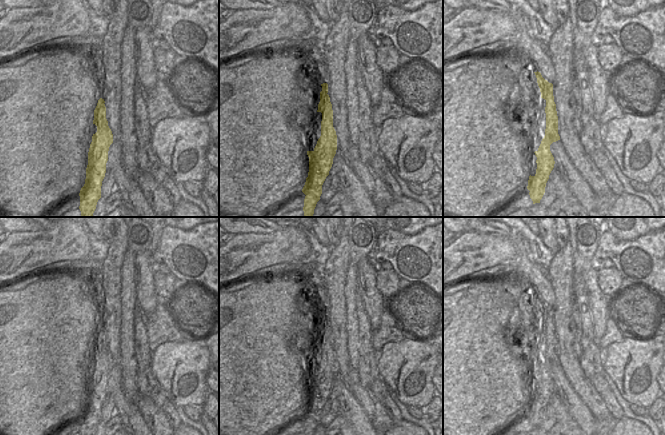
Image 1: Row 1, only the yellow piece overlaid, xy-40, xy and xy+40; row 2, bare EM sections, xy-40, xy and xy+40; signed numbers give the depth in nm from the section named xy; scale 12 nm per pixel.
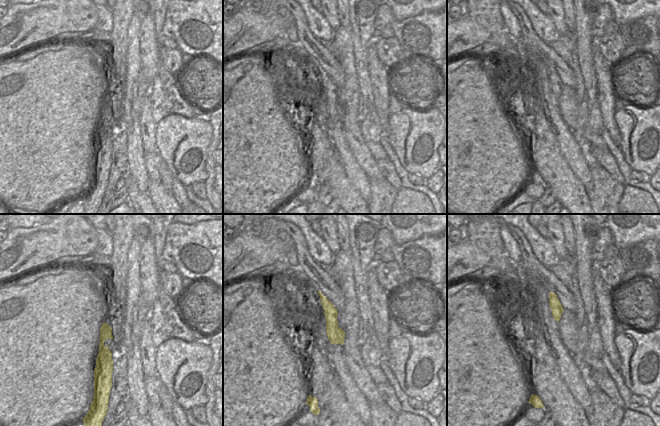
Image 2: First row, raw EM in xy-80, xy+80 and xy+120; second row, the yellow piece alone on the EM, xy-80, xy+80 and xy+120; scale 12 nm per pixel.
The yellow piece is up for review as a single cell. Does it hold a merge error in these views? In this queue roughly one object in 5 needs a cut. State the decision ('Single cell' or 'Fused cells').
Single cell

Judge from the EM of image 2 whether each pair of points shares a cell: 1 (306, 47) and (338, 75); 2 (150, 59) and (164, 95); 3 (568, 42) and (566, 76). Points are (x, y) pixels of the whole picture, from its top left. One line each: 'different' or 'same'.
1: same
2: different
3: different

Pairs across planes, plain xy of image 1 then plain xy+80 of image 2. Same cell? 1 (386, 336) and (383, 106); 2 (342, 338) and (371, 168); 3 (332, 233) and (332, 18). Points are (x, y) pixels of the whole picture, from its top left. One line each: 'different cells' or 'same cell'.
1: different cells
2: same cell
3: different cells

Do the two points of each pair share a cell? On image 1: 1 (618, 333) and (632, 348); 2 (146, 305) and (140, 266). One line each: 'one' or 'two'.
1: two
2: one

